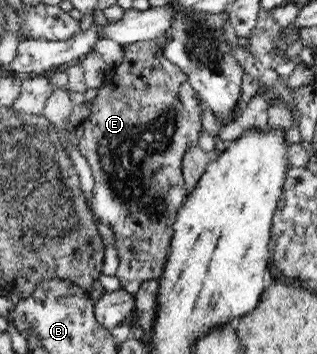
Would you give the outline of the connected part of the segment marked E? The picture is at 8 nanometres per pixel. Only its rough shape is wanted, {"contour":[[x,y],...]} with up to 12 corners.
{"contour":[[122,45],[78,148],[120,289],[159,278],[186,200],[201,100]]}

